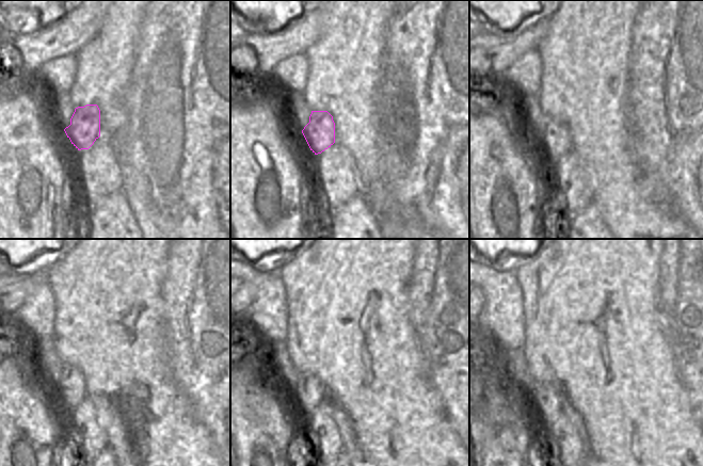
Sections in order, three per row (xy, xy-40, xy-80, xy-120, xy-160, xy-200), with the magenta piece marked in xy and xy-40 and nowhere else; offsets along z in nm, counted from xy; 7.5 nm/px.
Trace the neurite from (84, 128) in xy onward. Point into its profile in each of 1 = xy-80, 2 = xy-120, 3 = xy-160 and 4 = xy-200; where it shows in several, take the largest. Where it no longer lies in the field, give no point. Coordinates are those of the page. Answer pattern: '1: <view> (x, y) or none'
1: xy-80 (555, 138)
2: xy-120 (70, 385)
3: xy-160 (309, 391)
4: xy-200 (546, 398)

